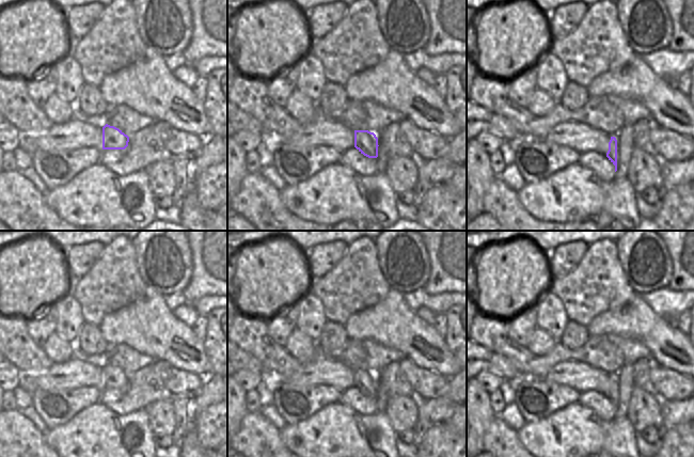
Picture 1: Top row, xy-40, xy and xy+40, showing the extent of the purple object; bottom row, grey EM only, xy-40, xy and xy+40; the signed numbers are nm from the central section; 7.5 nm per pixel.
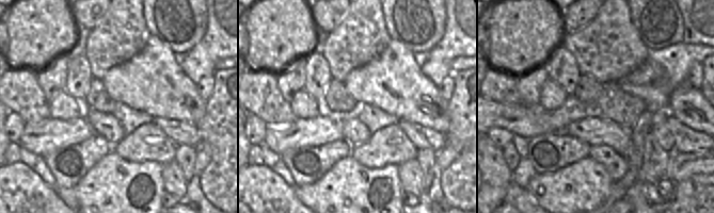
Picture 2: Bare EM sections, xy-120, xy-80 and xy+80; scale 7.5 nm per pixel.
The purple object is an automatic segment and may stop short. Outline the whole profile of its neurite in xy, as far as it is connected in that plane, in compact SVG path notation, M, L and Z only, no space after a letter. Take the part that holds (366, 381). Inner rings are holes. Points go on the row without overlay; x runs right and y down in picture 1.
M354 369L354 387L368 397L376 397L378 410L384 412L384 394L378 384L378 377L368 369Z

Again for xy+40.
M626 363L615 376L611 376L606 396L615 405L615 416L628 415L628 405L634 390L634 365Z

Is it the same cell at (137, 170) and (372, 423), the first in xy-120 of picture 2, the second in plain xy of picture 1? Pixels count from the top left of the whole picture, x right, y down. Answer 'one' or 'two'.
one

